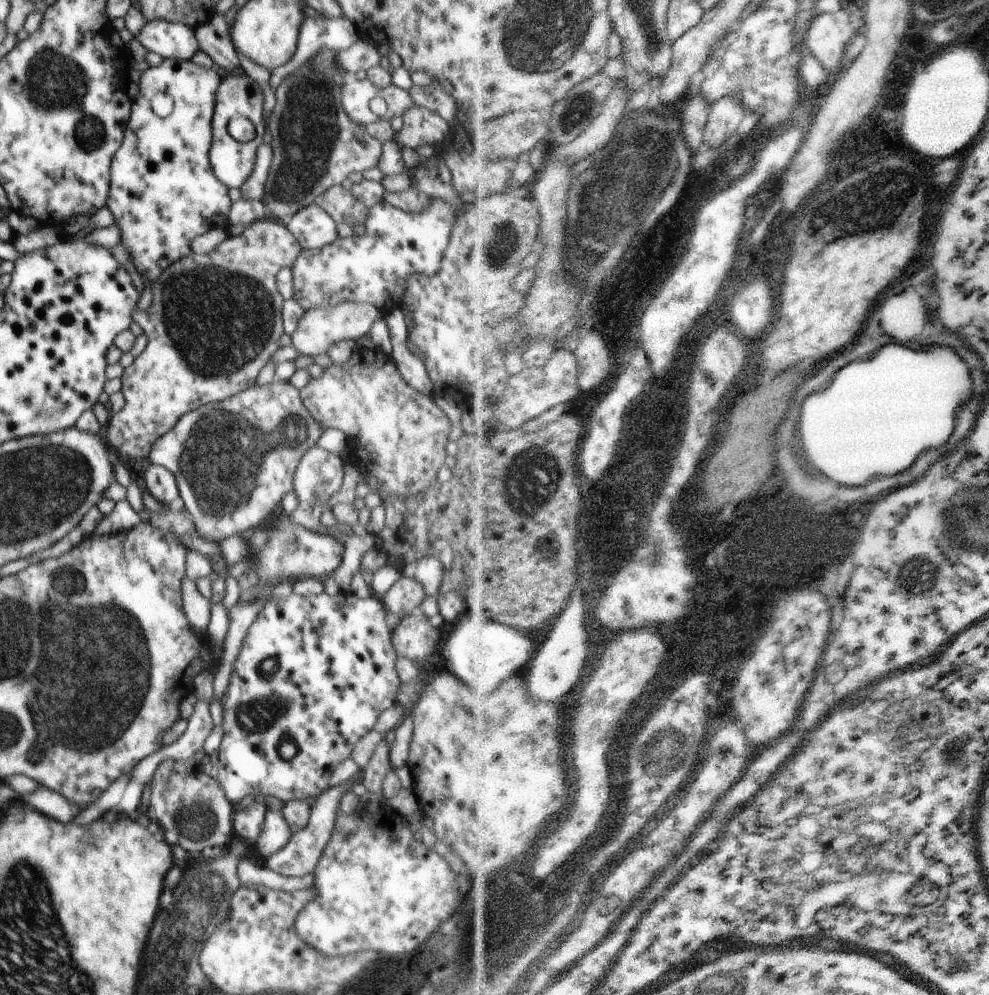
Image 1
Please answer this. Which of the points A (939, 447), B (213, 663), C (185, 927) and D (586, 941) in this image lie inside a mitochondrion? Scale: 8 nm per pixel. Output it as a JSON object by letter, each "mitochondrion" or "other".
{"A":"other","B":"other","C":"mitochondrion","D":"other"}

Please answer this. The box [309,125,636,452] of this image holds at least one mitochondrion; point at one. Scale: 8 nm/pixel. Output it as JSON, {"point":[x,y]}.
{"point":[498,244]}

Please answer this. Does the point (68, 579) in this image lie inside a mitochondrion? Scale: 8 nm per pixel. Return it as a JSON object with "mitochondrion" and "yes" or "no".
{"mitochondrion":"yes"}

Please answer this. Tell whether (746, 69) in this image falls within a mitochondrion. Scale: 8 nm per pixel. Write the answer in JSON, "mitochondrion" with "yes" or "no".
{"mitochondrion":"yes"}

